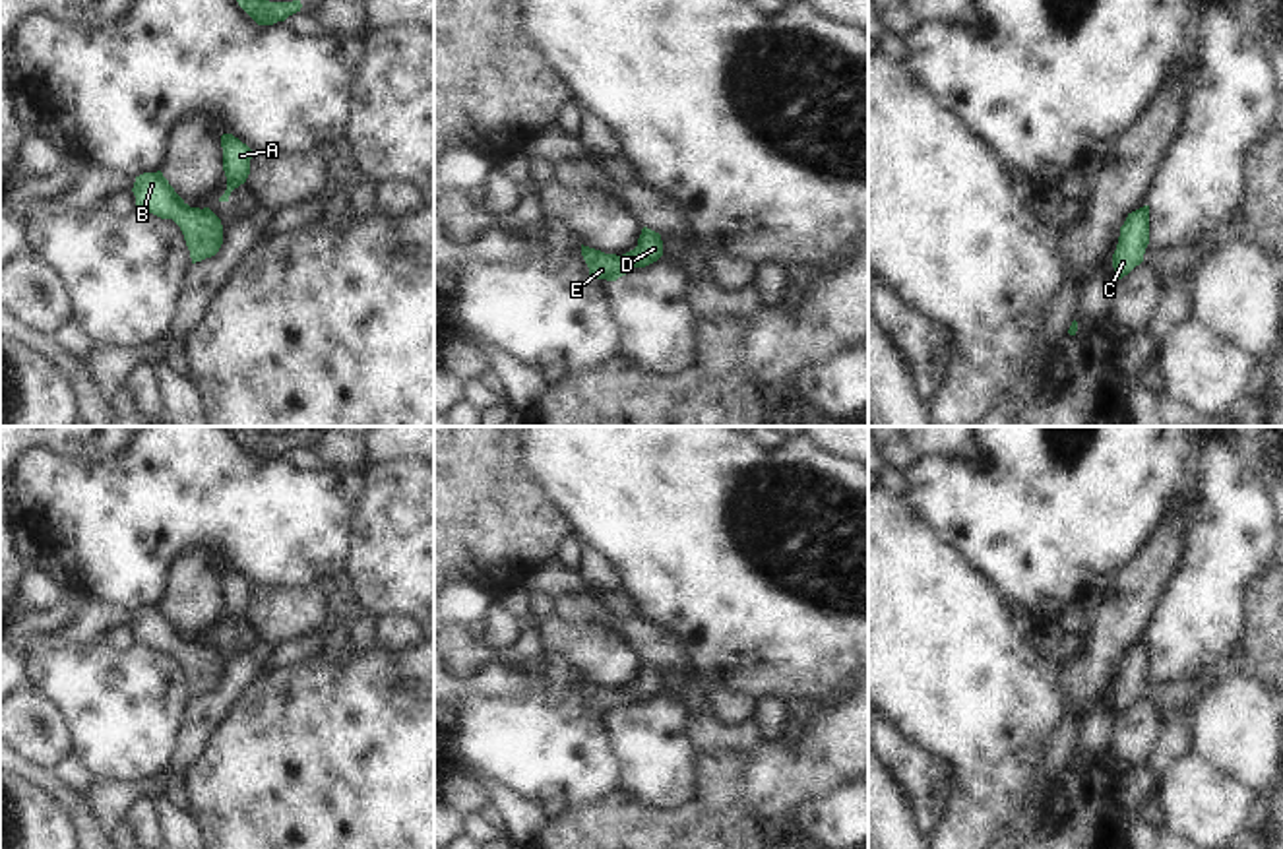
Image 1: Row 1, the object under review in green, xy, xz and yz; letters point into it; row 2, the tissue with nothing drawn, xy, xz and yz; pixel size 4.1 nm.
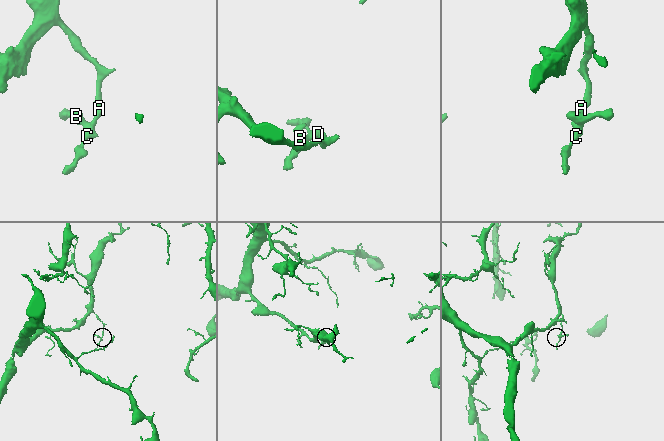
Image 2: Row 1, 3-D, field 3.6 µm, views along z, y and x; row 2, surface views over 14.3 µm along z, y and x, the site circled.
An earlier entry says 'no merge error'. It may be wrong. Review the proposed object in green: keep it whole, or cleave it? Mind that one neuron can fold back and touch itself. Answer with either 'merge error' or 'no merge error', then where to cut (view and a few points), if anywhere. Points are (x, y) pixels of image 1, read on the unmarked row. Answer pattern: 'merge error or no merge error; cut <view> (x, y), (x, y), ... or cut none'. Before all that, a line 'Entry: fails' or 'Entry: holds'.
Entry: holds
no merge error; cut none

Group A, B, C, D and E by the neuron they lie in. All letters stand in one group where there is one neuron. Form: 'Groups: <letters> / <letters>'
Groups: A B C D E

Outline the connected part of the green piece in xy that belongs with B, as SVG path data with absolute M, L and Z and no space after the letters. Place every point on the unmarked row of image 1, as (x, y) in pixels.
M161 605L136 611L136 644L172 653L186 675L192 698L211 692L223 678L221 653L209 642L190 642Z

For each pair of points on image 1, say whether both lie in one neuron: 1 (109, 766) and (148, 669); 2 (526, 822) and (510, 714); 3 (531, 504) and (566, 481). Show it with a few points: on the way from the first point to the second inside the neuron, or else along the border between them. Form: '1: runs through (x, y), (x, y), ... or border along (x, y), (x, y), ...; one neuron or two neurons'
1: runs through (117, 743), (126, 729), (126, 712), (142, 692); one neuron
2: border along (479, 776), (510, 786), (541, 805); two neurons
3: border along (528, 452), (531, 471), (576, 530); two neurons

